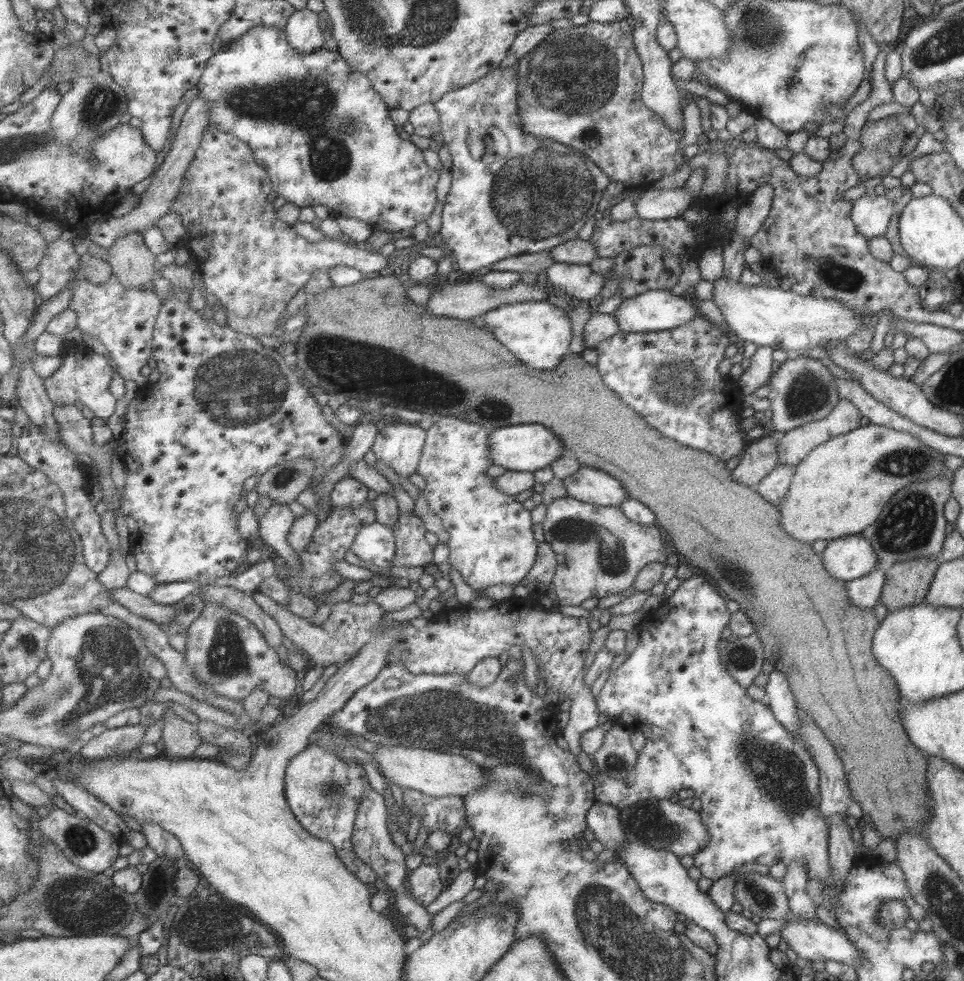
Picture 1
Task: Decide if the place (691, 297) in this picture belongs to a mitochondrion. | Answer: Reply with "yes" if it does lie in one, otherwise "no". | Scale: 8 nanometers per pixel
no

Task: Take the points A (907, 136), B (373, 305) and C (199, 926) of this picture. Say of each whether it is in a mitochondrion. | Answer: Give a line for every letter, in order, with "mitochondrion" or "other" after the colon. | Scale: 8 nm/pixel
A: other
B: other
C: mitochondrion

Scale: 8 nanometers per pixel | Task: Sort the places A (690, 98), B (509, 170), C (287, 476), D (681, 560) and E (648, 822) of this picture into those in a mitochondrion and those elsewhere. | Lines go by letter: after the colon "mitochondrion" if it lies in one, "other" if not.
A: other
B: mitochondrion
C: mitochondrion
D: other
E: mitochondrion

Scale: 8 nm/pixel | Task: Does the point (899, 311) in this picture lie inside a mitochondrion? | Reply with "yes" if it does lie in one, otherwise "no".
no

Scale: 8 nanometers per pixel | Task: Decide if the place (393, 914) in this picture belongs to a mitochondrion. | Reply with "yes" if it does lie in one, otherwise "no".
no

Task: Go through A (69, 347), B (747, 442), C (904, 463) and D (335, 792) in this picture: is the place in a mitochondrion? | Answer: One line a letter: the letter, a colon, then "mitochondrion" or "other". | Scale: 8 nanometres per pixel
A: other
B: other
C: mitochondrion
D: mitochondrion

